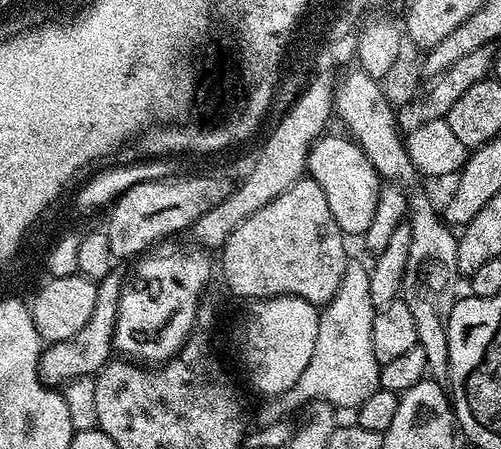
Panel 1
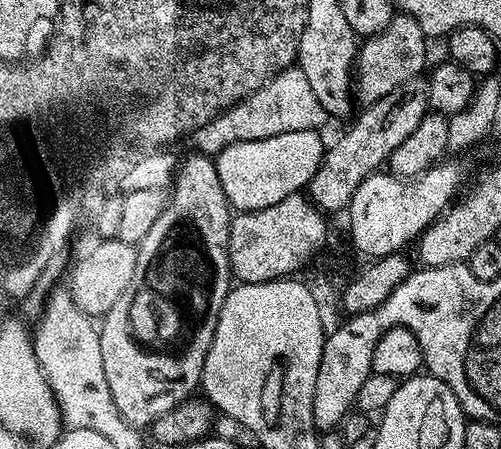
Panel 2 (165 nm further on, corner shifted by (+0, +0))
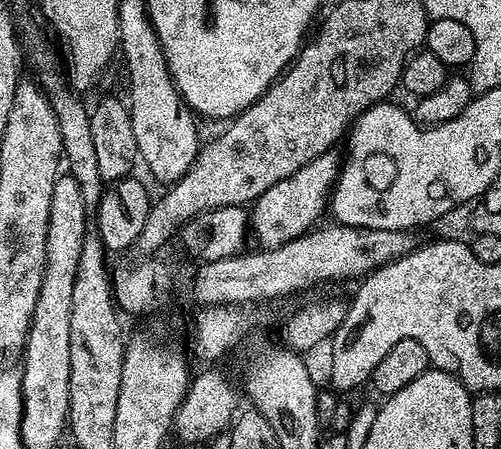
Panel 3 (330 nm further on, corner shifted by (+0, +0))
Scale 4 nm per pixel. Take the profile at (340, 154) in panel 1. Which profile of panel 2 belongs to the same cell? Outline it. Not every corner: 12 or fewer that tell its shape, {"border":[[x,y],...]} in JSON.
{"border":[[306,129],[228,145],[229,205],[257,212],[305,189],[326,151]]}

